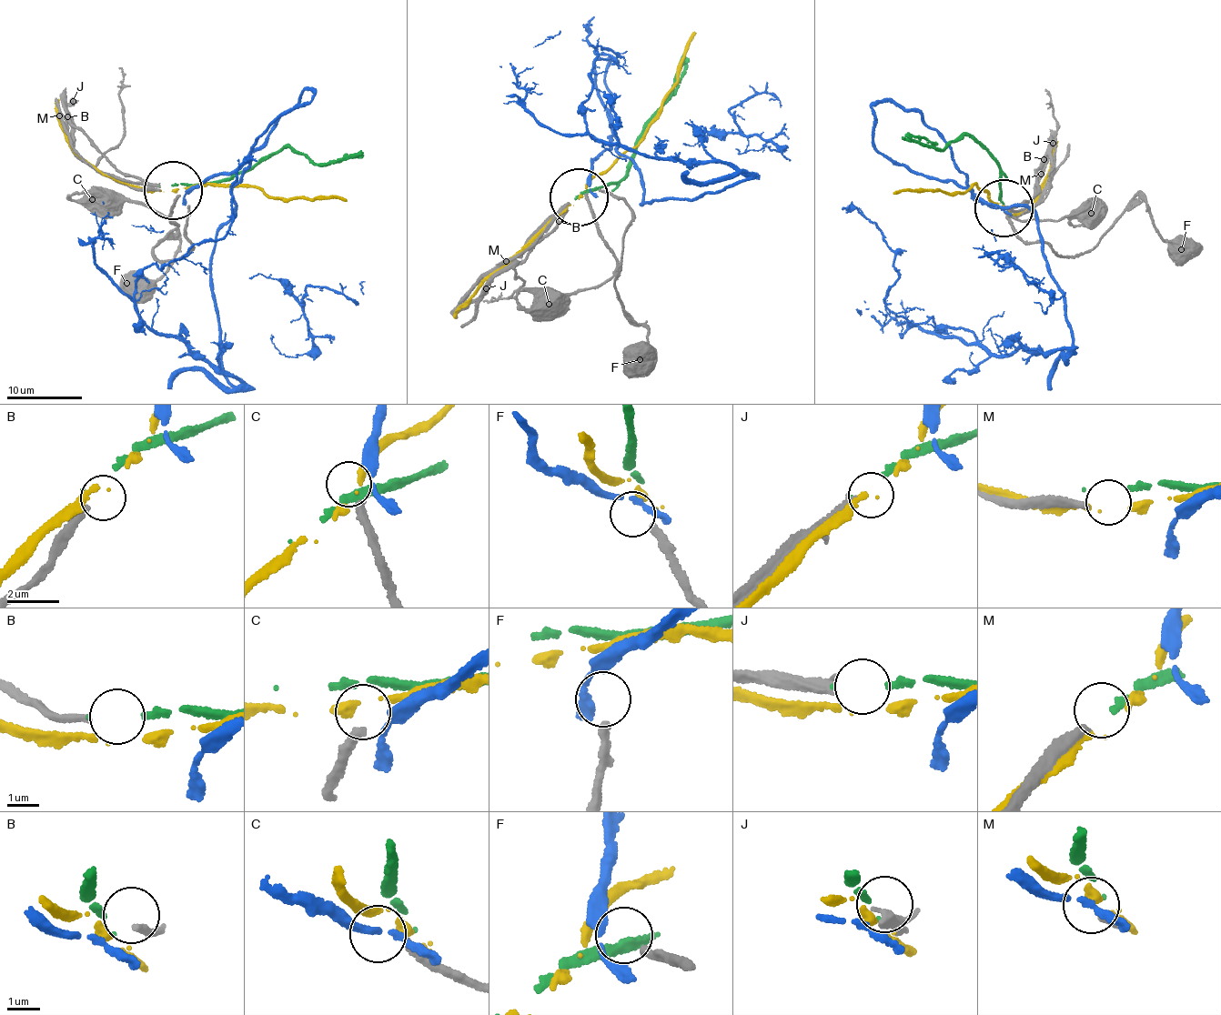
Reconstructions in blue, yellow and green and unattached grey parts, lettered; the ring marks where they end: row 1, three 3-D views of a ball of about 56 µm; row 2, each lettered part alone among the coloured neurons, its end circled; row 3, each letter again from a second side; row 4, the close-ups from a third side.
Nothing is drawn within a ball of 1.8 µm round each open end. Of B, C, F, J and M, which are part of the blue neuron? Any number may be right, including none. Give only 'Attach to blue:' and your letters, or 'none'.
Attach to blue: none

